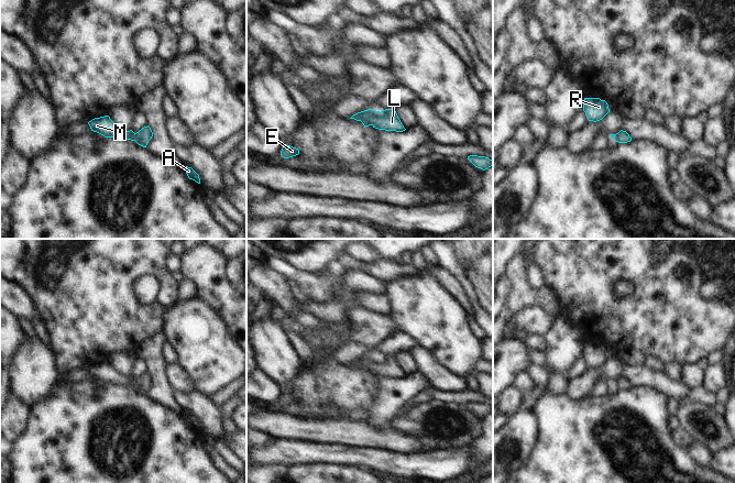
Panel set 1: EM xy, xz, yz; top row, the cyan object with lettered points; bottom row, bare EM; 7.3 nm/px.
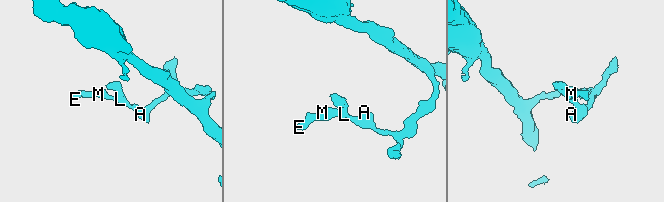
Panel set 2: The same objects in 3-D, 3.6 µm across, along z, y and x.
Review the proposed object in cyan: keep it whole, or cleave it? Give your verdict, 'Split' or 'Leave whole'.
Leave whole

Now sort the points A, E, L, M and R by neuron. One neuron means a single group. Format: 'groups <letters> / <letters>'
groups A E L M R

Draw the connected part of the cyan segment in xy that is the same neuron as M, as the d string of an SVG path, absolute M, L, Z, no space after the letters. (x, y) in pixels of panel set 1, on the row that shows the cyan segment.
M109 116L95 118L88 122L91 131L97 132L105 138L114 138L120 140L135 141L139 145L146 147L149 141L153 136L151 128L144 127L139 132L134 133L132 130L127 131L119 128Z

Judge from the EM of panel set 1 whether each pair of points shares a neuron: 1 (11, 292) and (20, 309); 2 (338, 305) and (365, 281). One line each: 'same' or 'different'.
1: same
2: same

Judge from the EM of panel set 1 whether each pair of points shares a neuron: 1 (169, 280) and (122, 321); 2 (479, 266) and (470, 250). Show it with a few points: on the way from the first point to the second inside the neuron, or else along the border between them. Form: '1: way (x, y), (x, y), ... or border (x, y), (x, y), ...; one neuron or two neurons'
1: way (168, 295), (144, 320), (138, 321); one neuron
2: border (481, 255), (473, 259), (463, 269); two neurons

